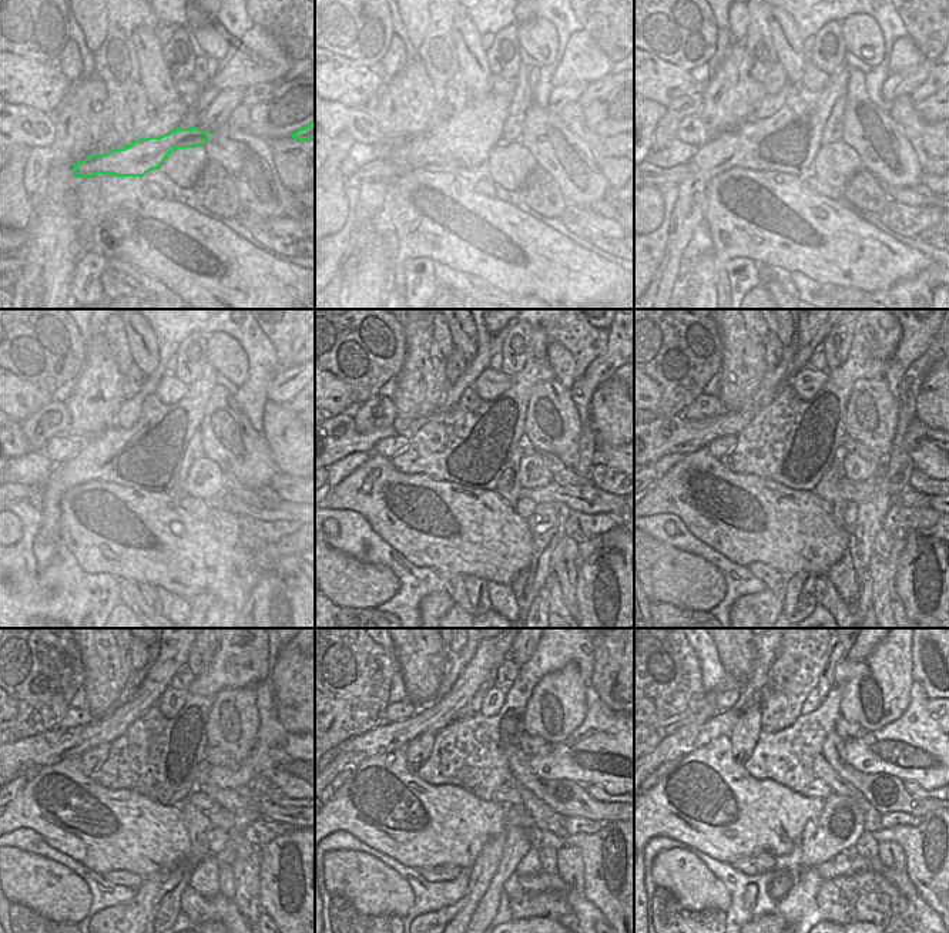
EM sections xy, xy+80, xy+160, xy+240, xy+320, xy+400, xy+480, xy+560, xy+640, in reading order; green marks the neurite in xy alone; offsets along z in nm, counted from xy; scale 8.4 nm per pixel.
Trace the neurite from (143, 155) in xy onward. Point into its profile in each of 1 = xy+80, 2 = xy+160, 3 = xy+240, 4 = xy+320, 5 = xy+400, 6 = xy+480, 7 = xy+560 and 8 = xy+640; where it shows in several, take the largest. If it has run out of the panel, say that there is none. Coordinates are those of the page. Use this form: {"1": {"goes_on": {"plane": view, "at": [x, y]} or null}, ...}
{"1": {"goes_on": {"plane": "xy+80", "at": [376, 170]}}, "2": {"goes_on": {"plane": "xy+160", "at": [676, 174]}}, "3": {"goes_on": {"plane": "xy+240", "at": [24, 492]}}, "4": {"goes_on": null}, "5": {"goes_on": null}, "6": {"goes_on": null}, "7": {"goes_on": null}, "8": {"goes_on": null}}

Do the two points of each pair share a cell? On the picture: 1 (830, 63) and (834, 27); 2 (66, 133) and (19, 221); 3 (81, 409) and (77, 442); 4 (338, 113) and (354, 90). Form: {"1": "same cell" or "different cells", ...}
{"1": "same cell", "2": "different cells", "3": "different cells", "4": "different cells"}

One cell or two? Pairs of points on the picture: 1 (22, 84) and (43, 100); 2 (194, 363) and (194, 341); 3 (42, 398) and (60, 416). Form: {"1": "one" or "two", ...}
{"1": "one", "2": "one", "3": "two"}

